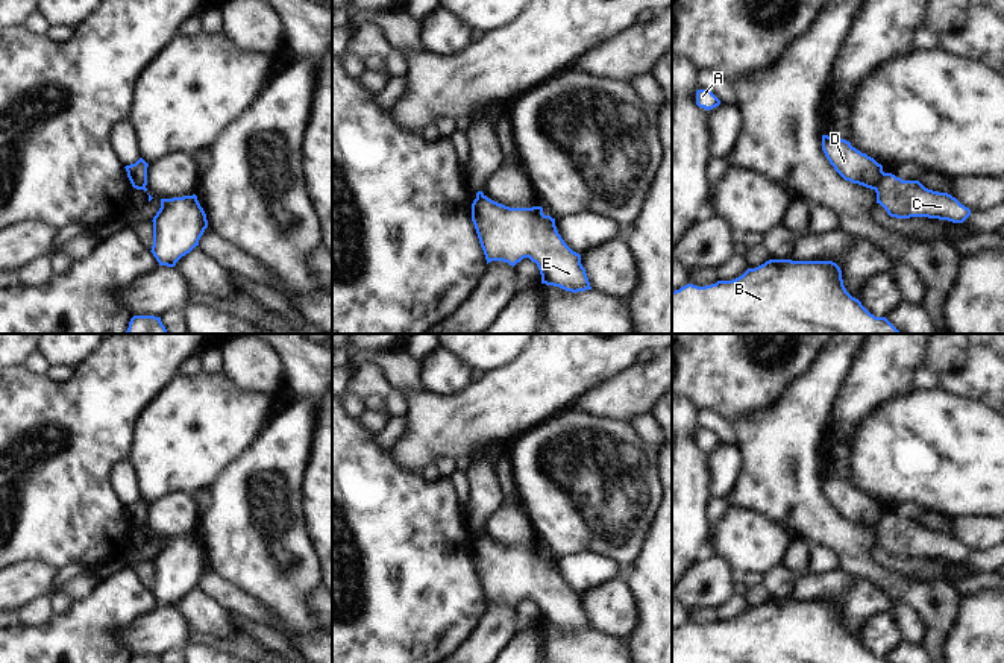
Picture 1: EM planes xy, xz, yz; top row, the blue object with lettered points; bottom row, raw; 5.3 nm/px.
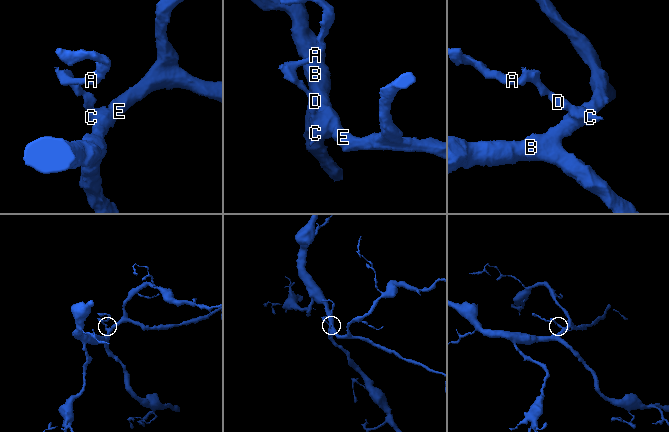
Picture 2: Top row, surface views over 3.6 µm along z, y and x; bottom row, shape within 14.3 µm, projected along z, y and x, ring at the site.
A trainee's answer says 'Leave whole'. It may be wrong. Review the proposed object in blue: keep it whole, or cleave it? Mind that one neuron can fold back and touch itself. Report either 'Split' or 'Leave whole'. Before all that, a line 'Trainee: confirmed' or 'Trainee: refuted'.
Trainee: refuted
Split.

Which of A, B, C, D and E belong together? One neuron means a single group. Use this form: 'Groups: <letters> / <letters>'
Groups: A D / B C E.

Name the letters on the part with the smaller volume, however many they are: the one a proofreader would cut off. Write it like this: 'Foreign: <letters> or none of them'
Foreign: A, D

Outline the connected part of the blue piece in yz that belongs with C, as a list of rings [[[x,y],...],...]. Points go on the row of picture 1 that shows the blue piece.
[[[884,173],[874,190],[877,203],[890,217],[928,217],[963,223],[971,215],[971,209],[951,194],[928,190],[919,181],[902,181],[892,173]]]

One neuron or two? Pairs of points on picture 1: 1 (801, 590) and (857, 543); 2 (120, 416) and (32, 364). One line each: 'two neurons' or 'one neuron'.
1: two neurons
2: two neurons

